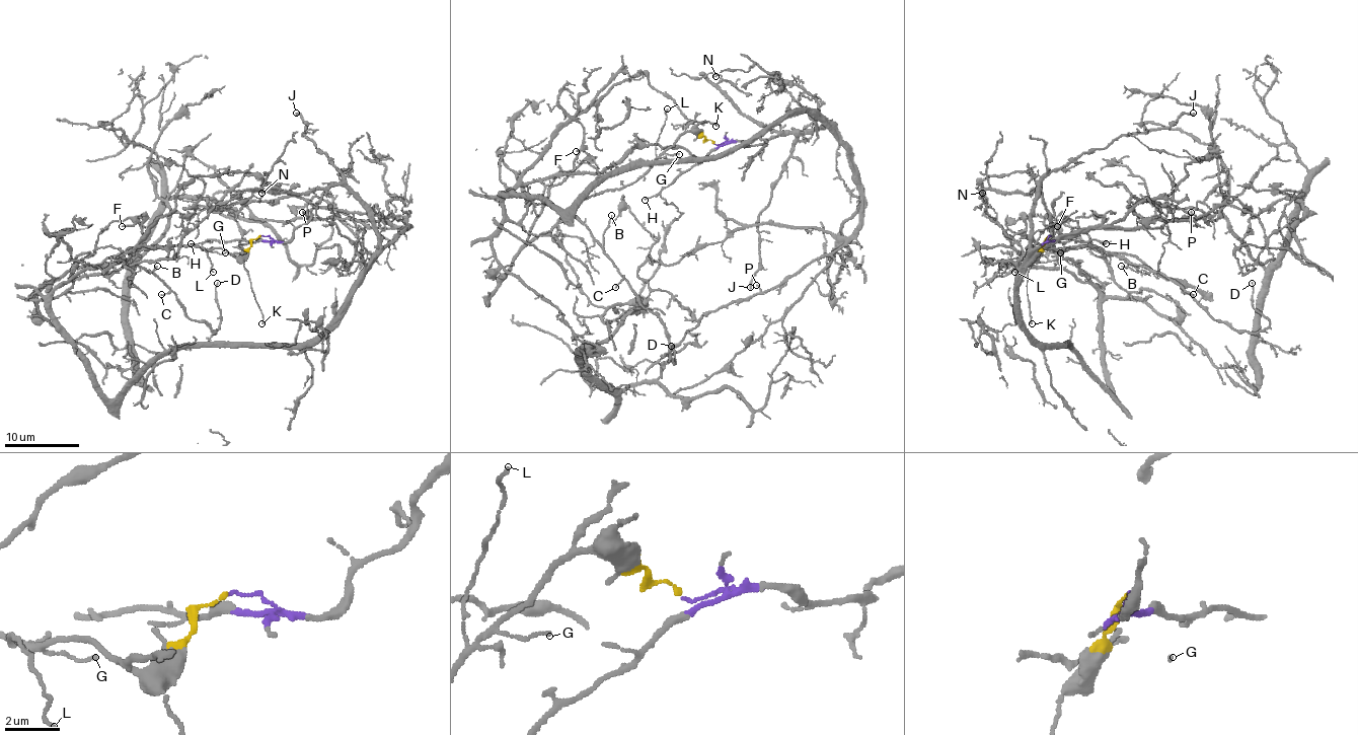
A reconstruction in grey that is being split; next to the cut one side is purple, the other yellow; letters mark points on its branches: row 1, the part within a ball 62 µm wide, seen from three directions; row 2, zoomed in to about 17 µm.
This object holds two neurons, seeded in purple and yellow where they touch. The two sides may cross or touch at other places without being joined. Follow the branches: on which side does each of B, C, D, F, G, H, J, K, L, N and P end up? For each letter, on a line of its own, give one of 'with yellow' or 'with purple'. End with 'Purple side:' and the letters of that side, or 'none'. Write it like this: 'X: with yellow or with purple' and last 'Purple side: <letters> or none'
B: with yellow
C: with yellow
D: with yellow
F: with yellow
G: with yellow
H: with purple
J: with purple
K: with yellow
L: with yellow
N: with purple
P: with purple
Purple side: H, J, N, P

